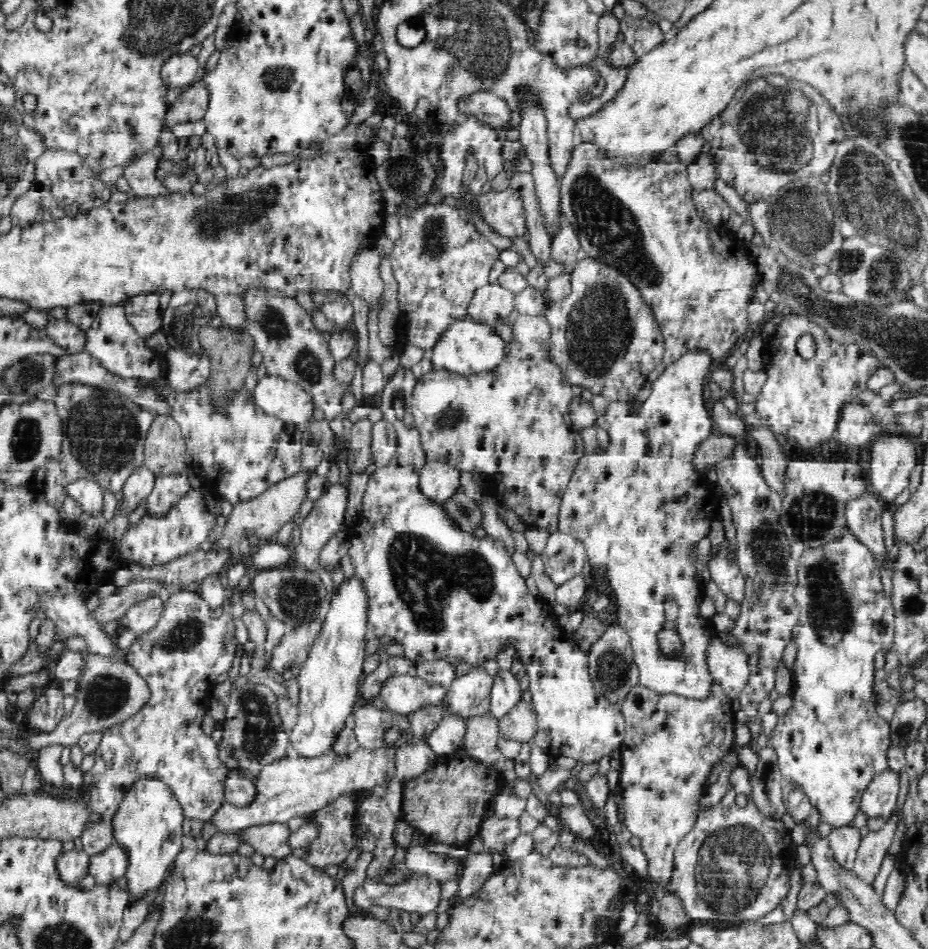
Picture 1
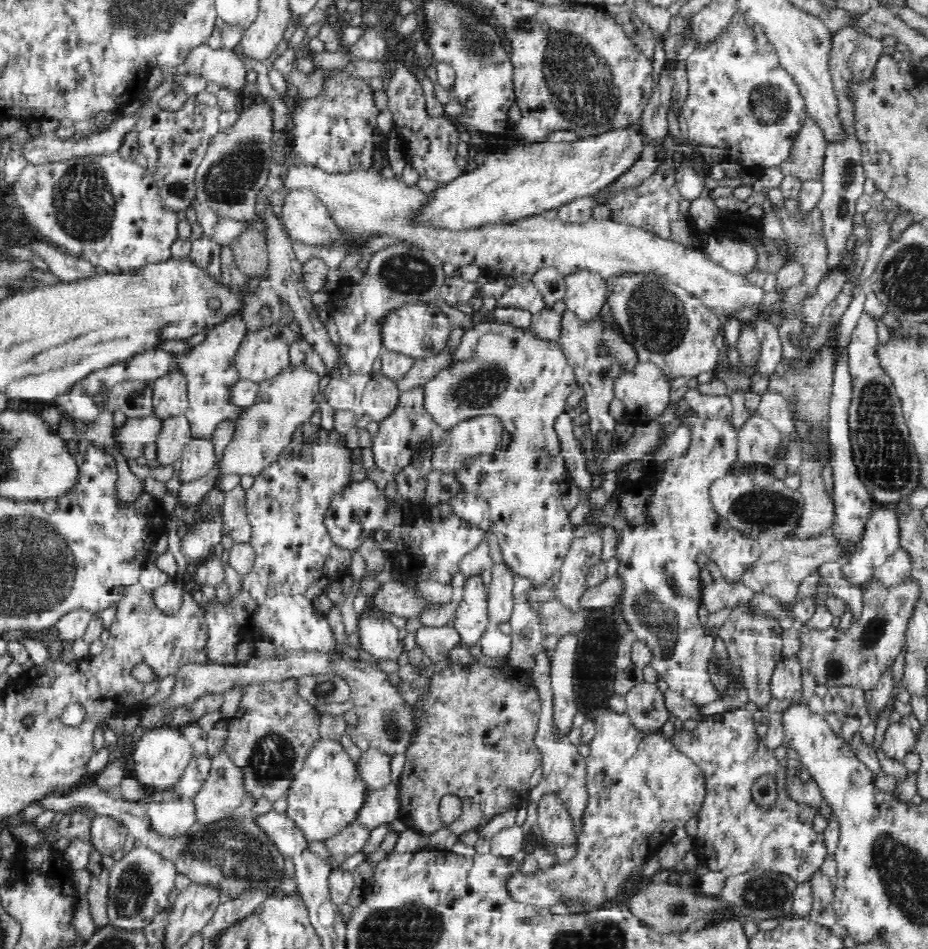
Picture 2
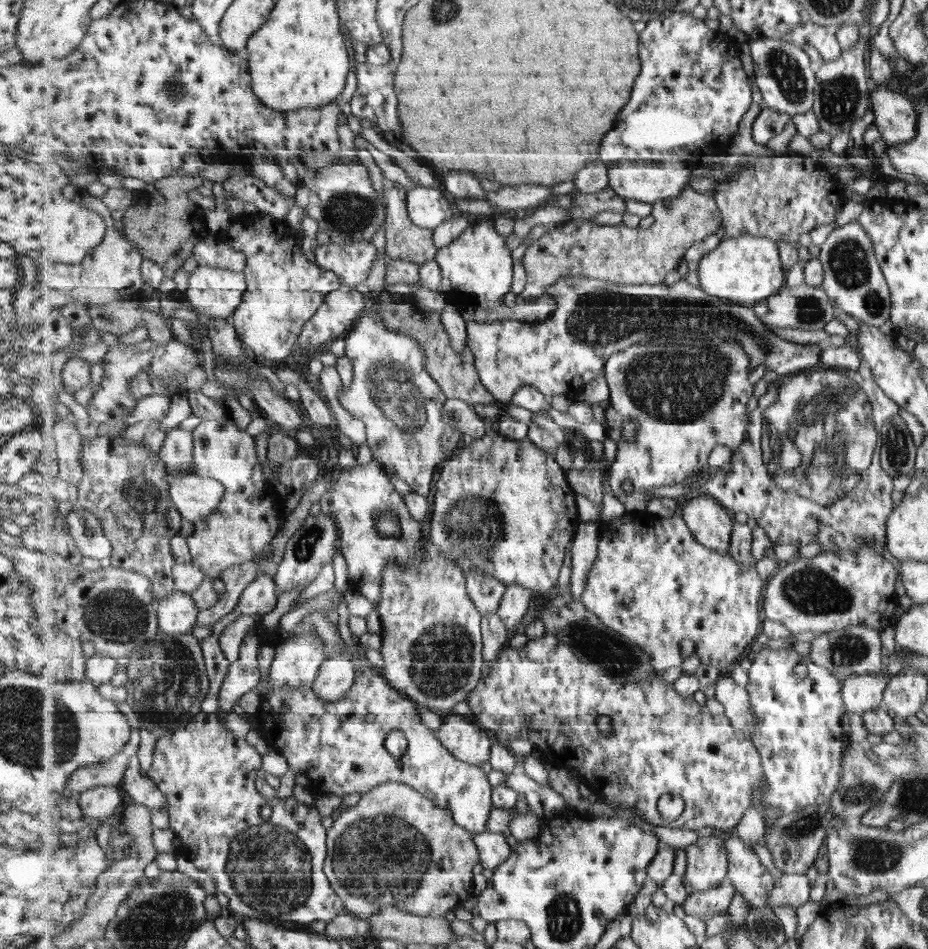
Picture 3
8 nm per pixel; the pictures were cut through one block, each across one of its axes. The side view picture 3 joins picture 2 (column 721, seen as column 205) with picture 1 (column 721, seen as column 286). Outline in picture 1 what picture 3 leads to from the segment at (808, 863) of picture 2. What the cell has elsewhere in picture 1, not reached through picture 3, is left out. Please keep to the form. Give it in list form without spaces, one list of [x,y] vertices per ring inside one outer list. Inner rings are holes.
[[[737,768],[735,773],[735,786],[733,790],[726,793],[716,806],[698,809],[696,824],[694,824],[692,830],[680,840],[680,843],[676,845],[675,851],[673,852],[674,868],[667,889],[682,902],[683,908],[693,924],[705,923],[710,920],[720,920],[720,922],[722,922],[722,920],[724,920],[724,922],[757,921],[759,918],[762,918],[762,916],[766,916],[766,914],[772,912],[772,910],[776,910],[778,904],[786,898],[788,890],[790,890],[790,872],[792,872],[792,866],[794,866],[793,861],[795,860],[793,857],[795,847],[791,838],[790,828],[788,828],[781,819],[768,819],[761,813],[761,810],[756,807],[756,804],[751,799],[751,783],[749,782],[746,768]]]

